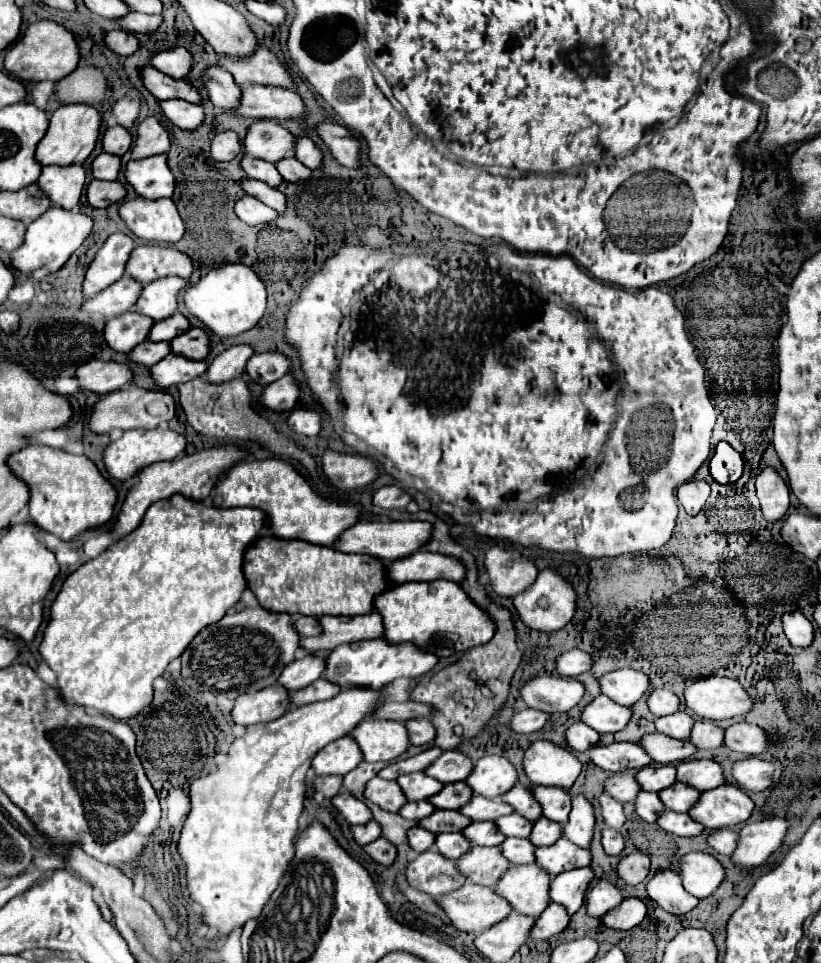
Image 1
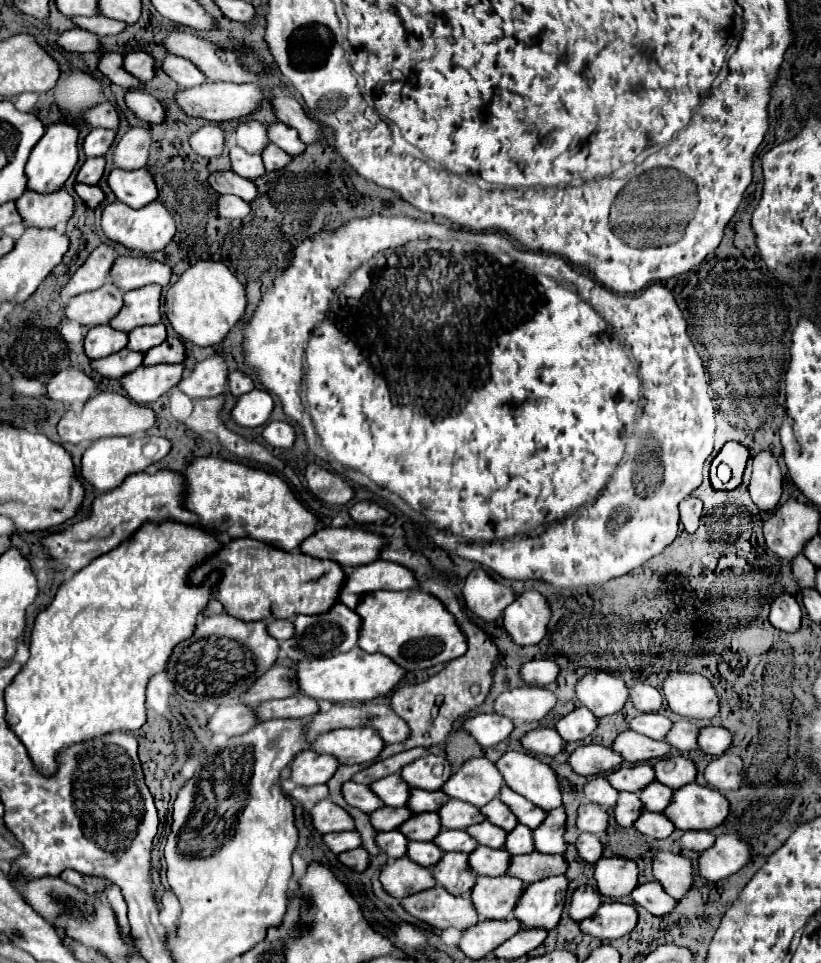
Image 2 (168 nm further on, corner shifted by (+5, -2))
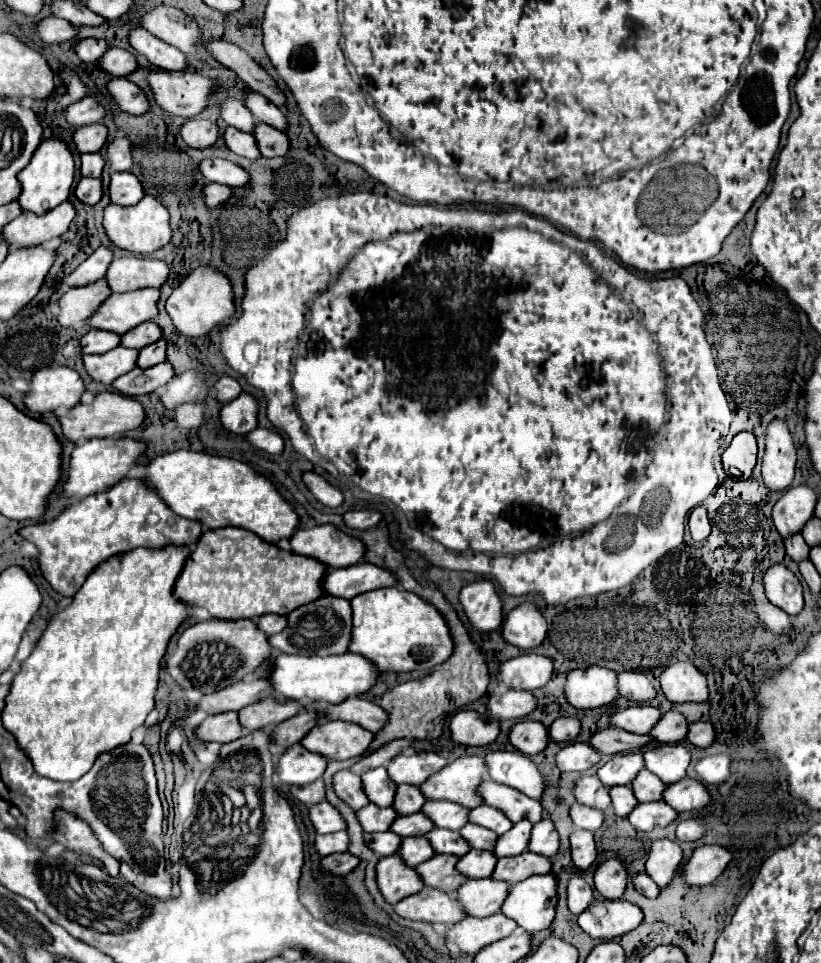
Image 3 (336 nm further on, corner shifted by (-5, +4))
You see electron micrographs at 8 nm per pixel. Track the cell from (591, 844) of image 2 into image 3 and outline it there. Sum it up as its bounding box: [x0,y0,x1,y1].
[570,830,596,870]

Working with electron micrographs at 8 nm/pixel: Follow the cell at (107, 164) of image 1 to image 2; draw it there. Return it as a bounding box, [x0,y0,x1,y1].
[78,158,106,184]

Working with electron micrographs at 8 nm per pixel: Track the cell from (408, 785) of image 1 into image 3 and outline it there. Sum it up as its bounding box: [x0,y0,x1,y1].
[362,768,396,808]

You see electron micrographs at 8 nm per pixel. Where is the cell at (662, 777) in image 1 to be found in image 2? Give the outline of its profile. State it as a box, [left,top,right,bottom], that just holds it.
[608,764,656,792]

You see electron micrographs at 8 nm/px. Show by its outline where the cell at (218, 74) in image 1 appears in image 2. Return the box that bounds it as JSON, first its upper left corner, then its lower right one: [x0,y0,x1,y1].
[164,56,206,88]

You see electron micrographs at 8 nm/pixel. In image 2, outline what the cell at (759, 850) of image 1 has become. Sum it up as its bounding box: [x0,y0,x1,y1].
[698,834,752,882]

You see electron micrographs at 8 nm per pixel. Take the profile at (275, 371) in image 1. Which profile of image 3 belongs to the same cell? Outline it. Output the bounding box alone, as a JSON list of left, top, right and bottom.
[214,376,240,404]

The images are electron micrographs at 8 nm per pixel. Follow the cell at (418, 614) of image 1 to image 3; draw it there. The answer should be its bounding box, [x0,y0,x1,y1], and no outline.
[348,586,454,672]

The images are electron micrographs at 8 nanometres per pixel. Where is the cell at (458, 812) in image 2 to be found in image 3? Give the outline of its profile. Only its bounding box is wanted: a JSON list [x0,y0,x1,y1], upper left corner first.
[420,800,468,832]

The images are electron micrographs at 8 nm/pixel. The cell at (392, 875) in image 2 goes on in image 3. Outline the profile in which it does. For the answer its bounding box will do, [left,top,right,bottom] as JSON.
[376,854,424,904]

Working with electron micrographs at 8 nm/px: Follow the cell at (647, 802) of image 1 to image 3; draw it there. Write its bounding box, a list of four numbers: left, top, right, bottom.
[610,786,638,818]

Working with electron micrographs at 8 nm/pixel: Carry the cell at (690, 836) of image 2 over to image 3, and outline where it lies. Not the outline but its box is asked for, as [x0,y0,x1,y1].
[676,818,704,842]

